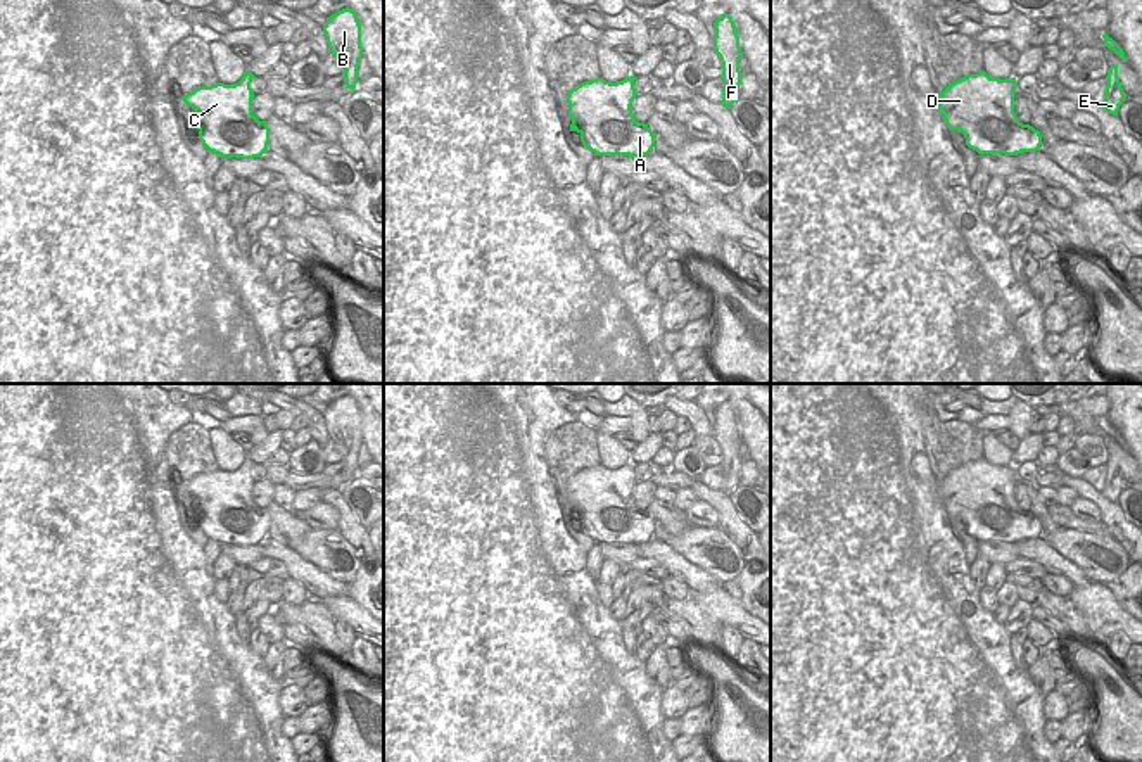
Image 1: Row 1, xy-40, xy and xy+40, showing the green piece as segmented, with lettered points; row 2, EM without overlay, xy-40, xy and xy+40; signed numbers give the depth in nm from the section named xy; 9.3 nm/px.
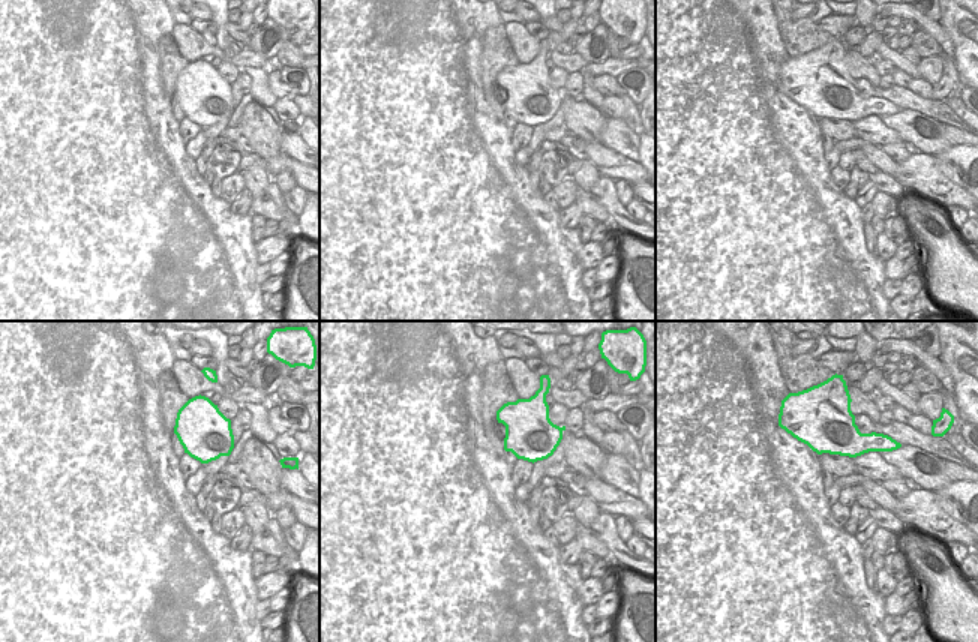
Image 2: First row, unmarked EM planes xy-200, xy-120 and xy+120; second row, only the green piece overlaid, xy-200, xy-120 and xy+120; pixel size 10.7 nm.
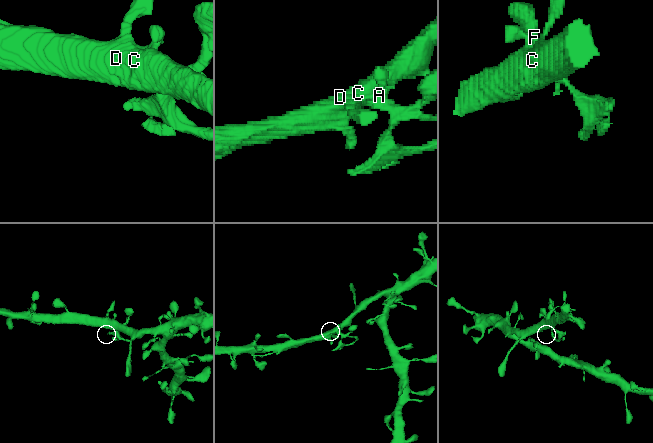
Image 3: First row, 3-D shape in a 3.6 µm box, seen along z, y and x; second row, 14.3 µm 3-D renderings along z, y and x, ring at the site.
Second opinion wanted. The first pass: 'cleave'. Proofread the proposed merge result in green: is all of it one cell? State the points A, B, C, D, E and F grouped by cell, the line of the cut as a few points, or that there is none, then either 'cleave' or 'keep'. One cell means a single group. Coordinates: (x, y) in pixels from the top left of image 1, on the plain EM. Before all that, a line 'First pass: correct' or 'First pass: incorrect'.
First pass: correct
A C D / B E F | xy+40 (1013, 514), (1032, 519), (1032, 524), (1040, 531) | cleave

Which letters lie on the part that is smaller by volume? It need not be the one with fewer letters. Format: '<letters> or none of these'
B, E, F

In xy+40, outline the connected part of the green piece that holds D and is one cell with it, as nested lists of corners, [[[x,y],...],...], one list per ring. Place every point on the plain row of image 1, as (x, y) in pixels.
[[[985,458],[950,470],[938,484],[938,496],[948,517],[959,517],[966,532],[978,541],[1018,543],[1040,539],[1031,524],[1033,513],[1023,511],[1014,499],[1016,465],[990,465]]]

